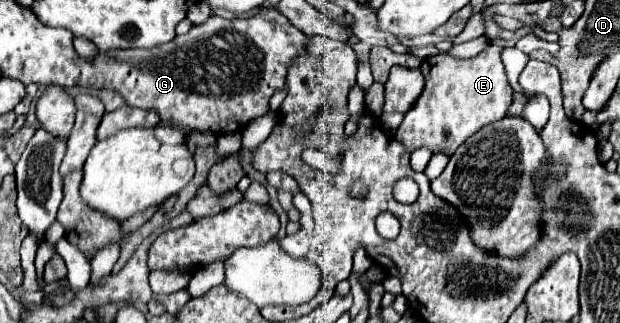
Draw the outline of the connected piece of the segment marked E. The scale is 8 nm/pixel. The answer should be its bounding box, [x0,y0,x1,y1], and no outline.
[396,44,512,156]

